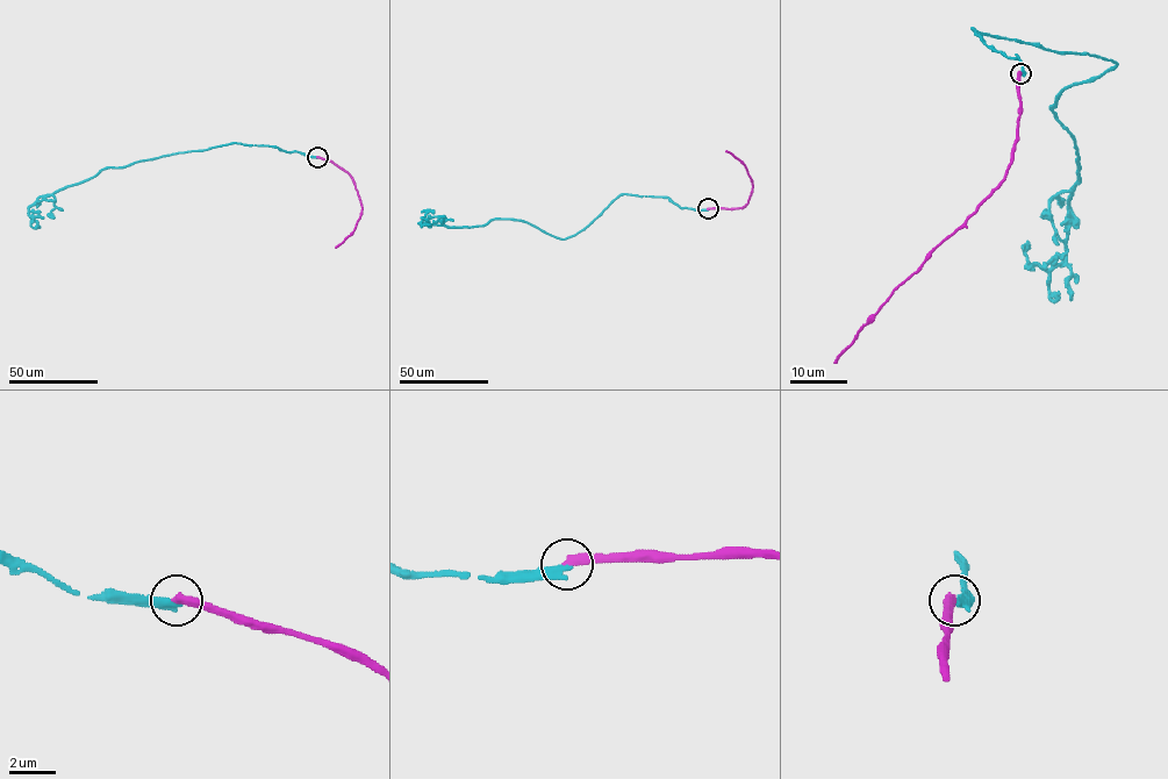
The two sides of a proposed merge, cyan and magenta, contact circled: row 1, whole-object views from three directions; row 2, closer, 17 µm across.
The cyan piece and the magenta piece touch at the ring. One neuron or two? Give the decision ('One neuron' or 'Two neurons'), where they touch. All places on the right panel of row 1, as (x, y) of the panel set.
Two neurons. Place: (1020, 73)

